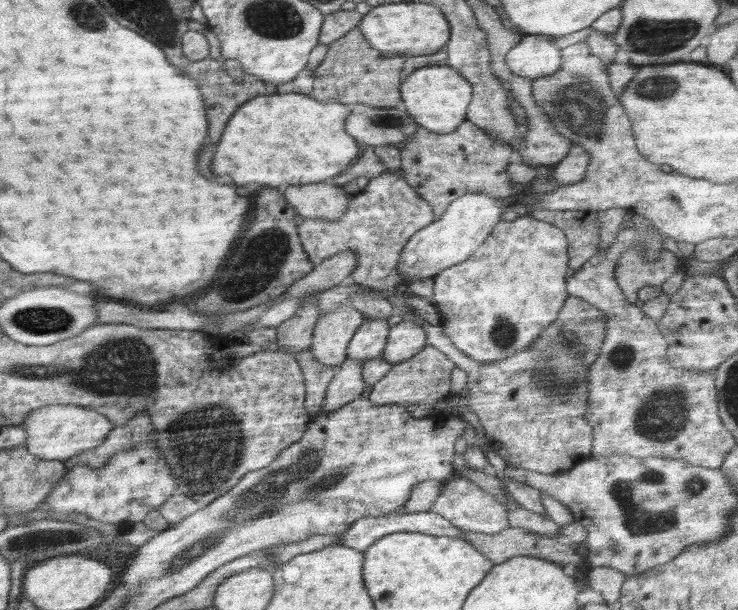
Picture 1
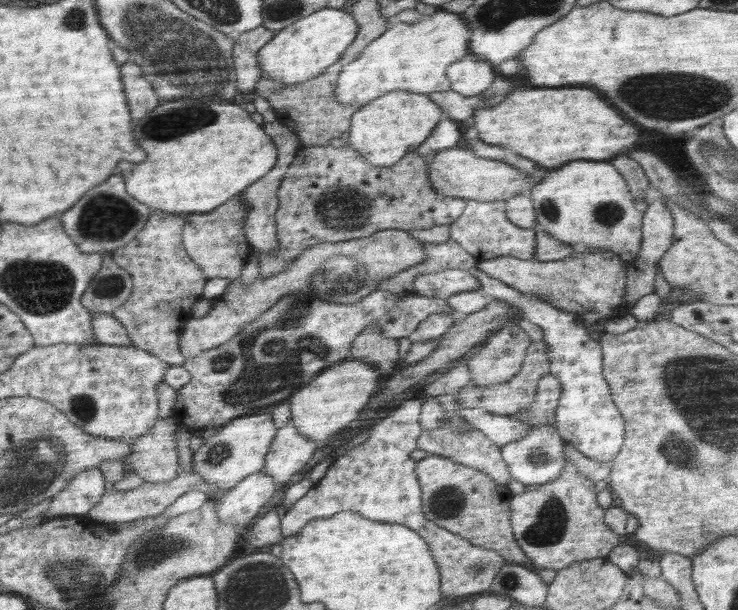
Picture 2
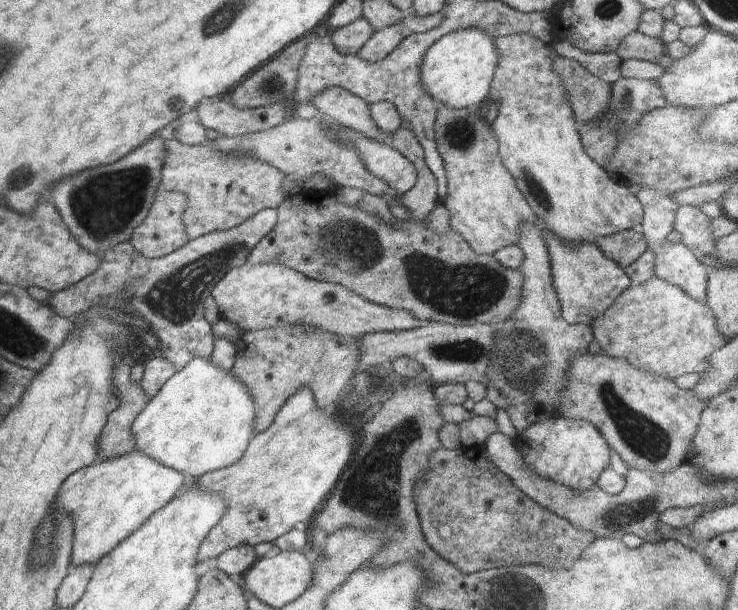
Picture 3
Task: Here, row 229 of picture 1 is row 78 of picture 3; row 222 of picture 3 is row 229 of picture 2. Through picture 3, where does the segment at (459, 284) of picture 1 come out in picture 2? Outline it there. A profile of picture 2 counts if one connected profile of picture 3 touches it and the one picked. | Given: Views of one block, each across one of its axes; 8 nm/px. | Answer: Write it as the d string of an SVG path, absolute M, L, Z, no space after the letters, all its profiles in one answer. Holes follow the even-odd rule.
M570 161L558 168L547 170L543 179L533 186L531 199L536 214L536 231L547 232L560 242L578 249L608 250L618 255L632 252L635 259L643 239L641 228L646 207L638 203L630 192L627 180L611 165L610 161Z

